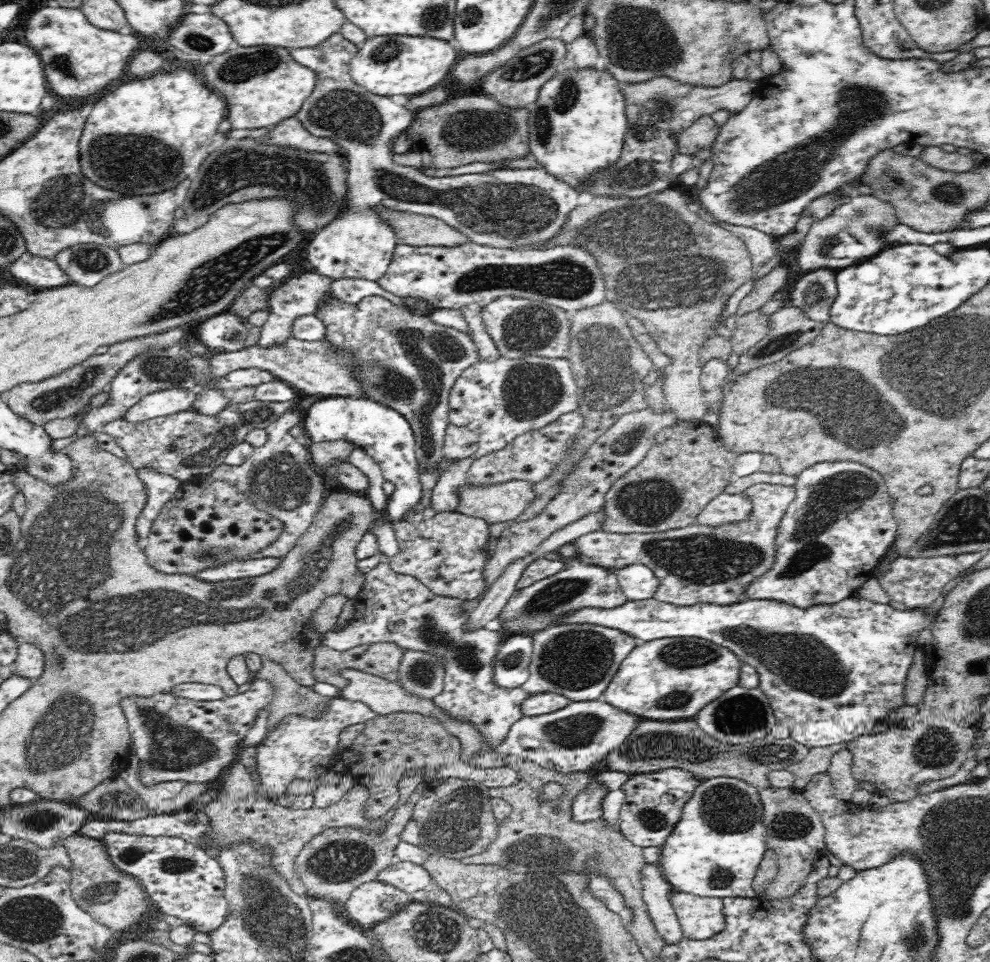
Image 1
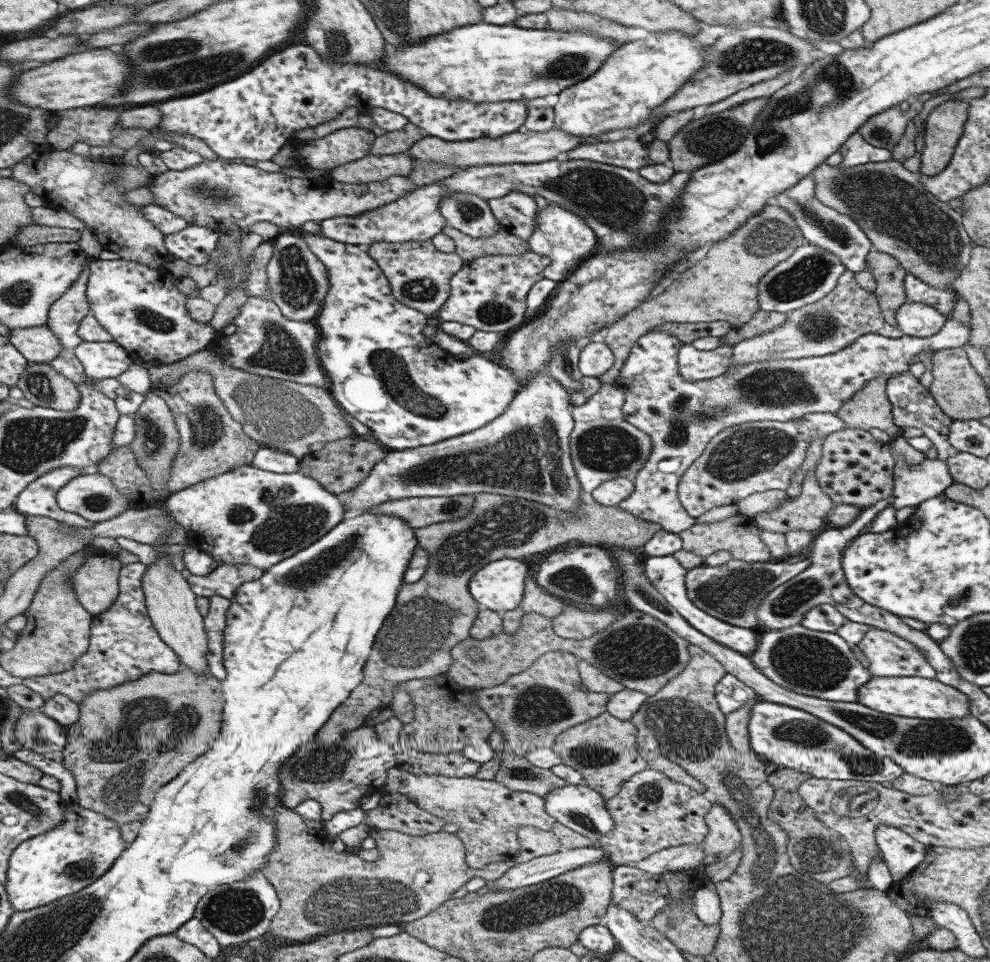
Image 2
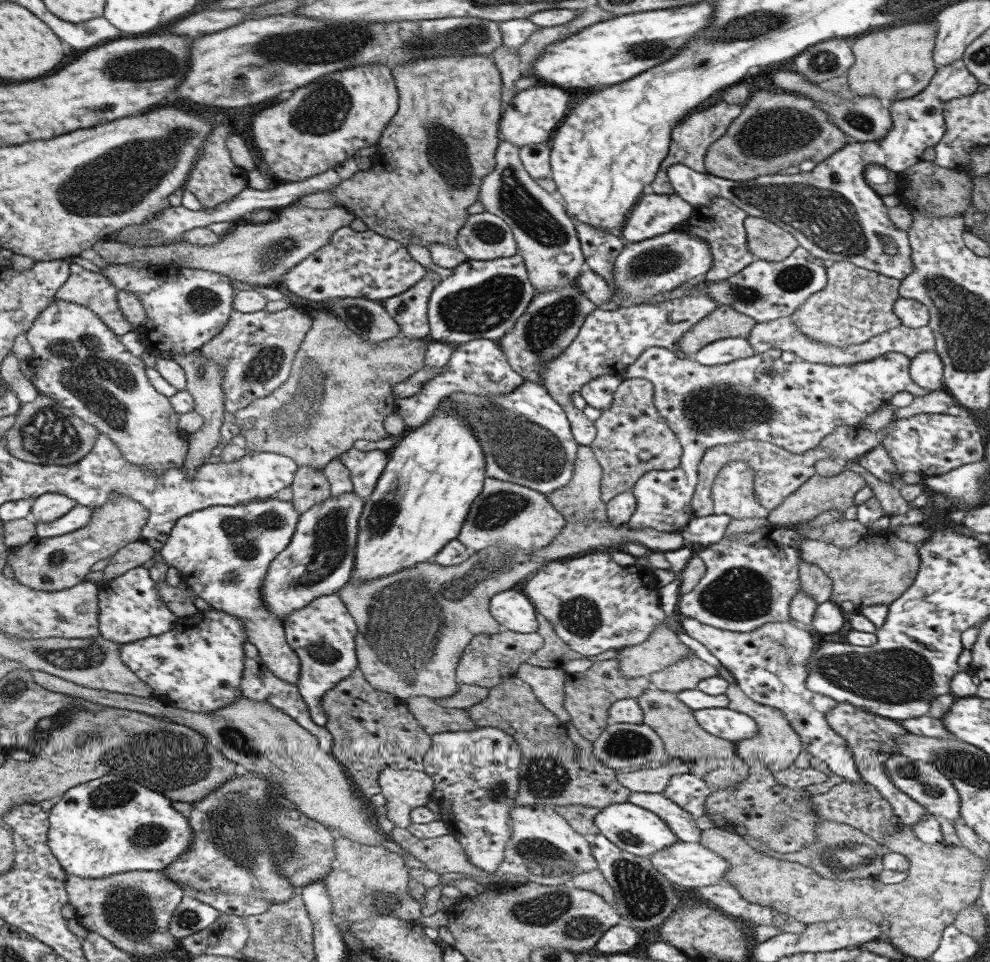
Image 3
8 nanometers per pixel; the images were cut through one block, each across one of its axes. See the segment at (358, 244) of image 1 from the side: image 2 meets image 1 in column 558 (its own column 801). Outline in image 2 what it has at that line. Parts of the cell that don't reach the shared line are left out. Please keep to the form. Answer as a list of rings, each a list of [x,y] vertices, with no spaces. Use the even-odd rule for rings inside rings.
[[[812,174],[798,181],[798,184],[792,186],[792,189],[768,200],[767,204],[784,207],[784,210],[794,217],[807,242],[828,250],[829,253],[834,253],[847,270],[854,273],[865,270],[868,253],[873,248],[871,240],[850,216],[846,216],[816,199],[815,178]]]

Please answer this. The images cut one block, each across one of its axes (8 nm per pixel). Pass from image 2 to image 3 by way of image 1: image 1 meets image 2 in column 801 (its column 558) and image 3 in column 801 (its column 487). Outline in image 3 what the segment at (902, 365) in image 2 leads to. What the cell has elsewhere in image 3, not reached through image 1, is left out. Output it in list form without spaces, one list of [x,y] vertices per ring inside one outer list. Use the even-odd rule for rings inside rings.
[[[650,347],[626,368],[622,378],[646,379],[652,382],[656,409],[679,439],[683,450],[677,468],[651,471],[636,481],[631,489],[637,500],[636,510],[627,524],[631,530],[652,528],[659,532],[681,534],[688,529],[689,523],[695,517],[691,502],[696,490],[699,465],[710,447],[747,439],[772,443],[791,454],[805,454],[840,426],[854,427],[861,423],[881,404],[888,404],[894,394],[908,392],[914,397],[930,394],[912,380],[909,372],[911,359],[902,353],[882,354],[870,362],[860,362],[852,366],[830,366],[822,362],[802,360],[785,363],[780,358],[781,354],[782,350],[770,348],[764,353],[728,364],[704,366],[696,362],[693,356],[678,358],[674,350]]]

